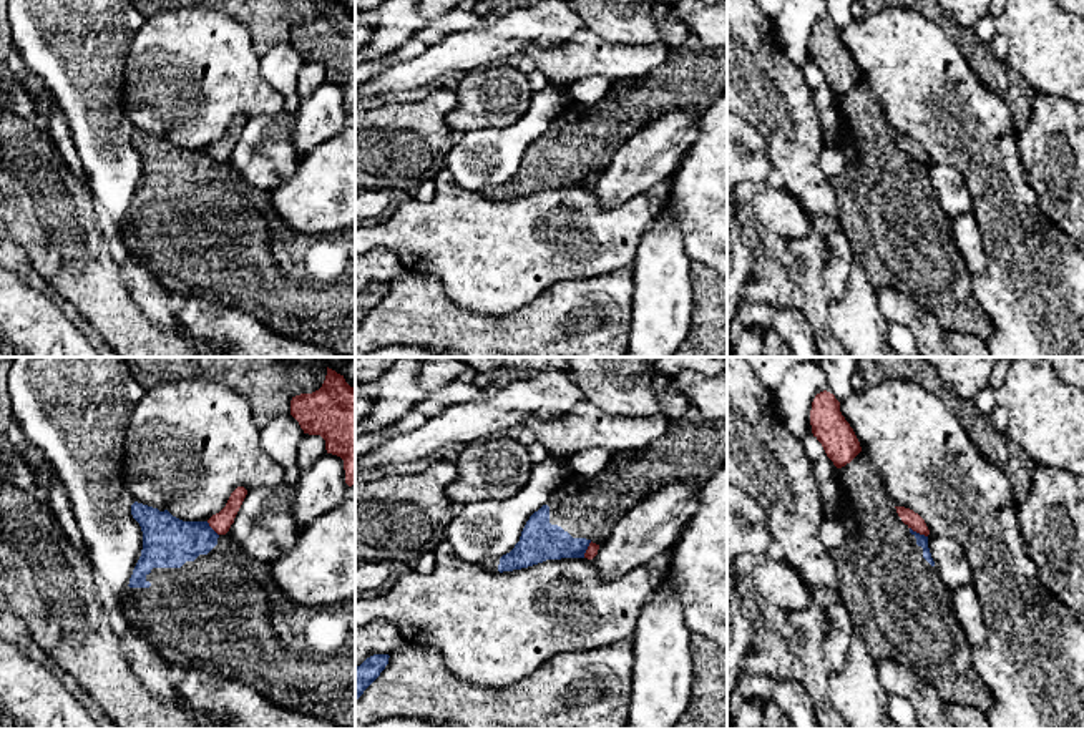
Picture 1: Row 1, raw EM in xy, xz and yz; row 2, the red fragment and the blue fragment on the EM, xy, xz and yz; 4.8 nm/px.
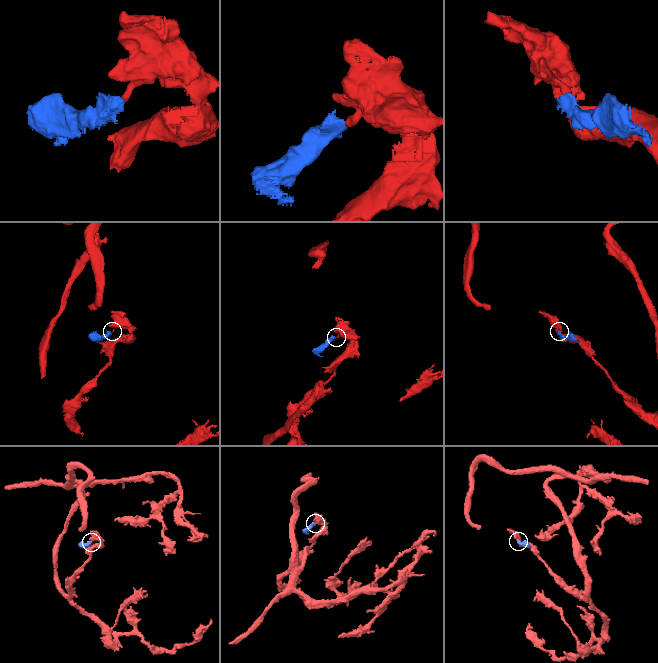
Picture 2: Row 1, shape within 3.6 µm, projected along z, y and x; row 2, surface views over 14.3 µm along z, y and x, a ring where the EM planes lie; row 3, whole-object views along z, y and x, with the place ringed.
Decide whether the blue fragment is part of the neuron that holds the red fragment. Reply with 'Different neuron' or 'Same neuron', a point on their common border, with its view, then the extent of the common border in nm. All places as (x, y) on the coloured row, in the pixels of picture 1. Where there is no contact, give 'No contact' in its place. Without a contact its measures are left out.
Different neuron. Touches red at yz (918, 532). Shared border 100 nm

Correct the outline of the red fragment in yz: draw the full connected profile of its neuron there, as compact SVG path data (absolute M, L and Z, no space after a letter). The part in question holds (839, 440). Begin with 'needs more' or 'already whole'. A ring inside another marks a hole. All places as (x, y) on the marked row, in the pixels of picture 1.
already whole; M823 390L815 395L810 410L813 437L822 443L837 468L850 463L860 452L860 442L840 412L840 402Z

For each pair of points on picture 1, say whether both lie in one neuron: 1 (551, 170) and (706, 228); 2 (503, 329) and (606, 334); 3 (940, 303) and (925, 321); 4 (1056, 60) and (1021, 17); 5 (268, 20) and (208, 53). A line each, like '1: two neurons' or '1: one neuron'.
1: two neurons
2: one neuron
3: two neurons
4: one neuron
5: two neurons

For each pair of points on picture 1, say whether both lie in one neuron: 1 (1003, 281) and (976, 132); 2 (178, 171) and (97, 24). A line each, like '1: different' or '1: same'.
1: same
2: different

